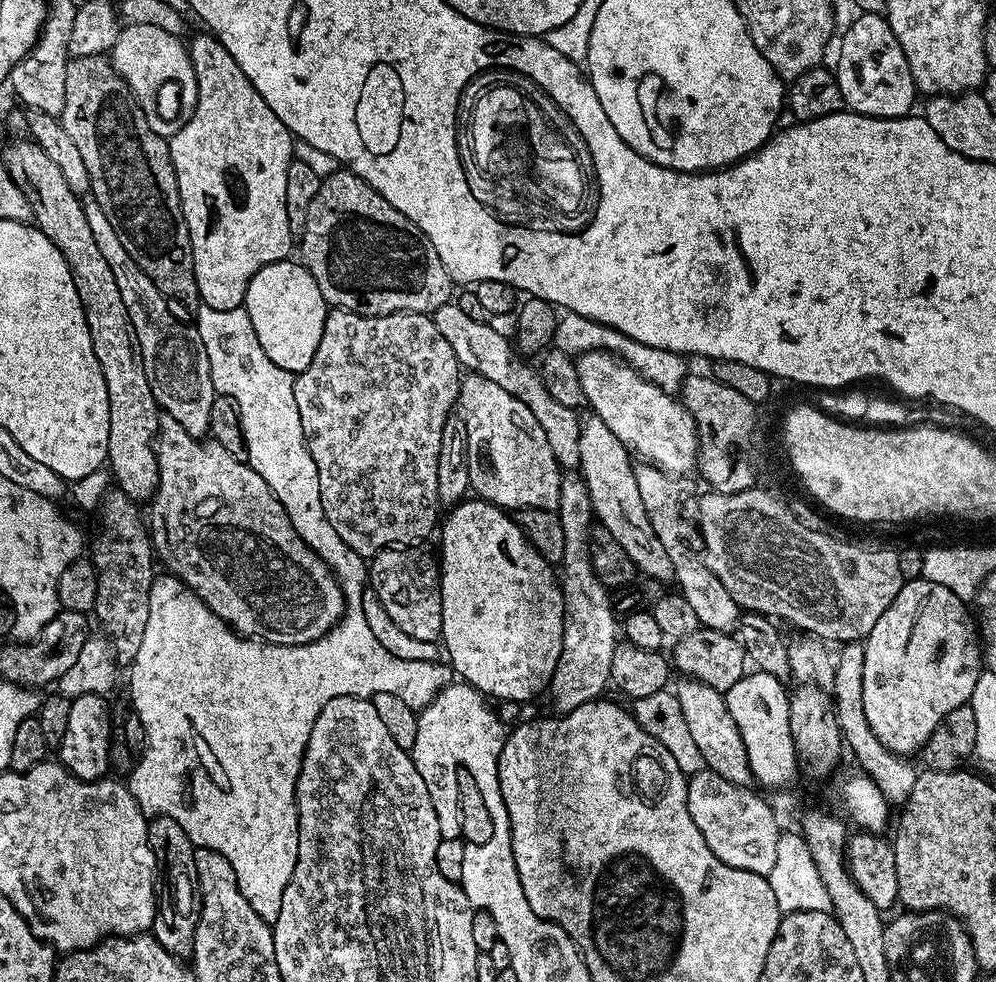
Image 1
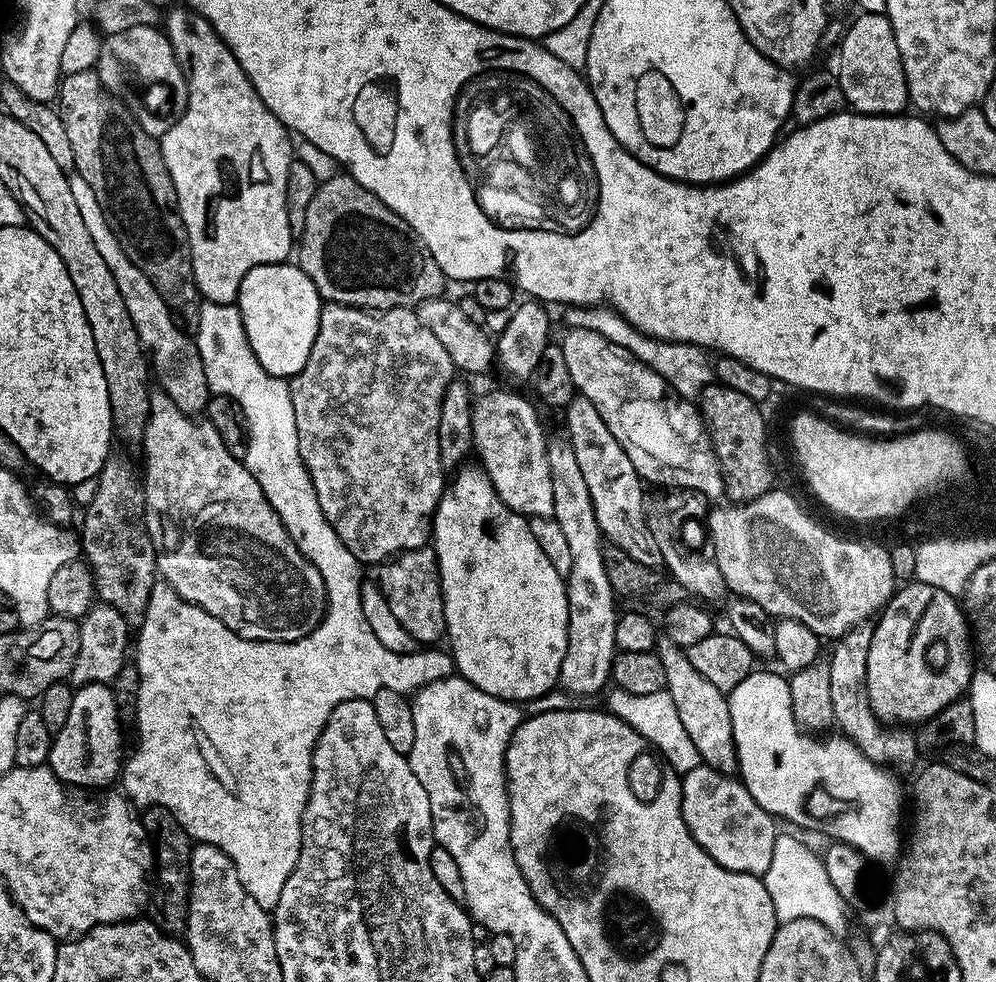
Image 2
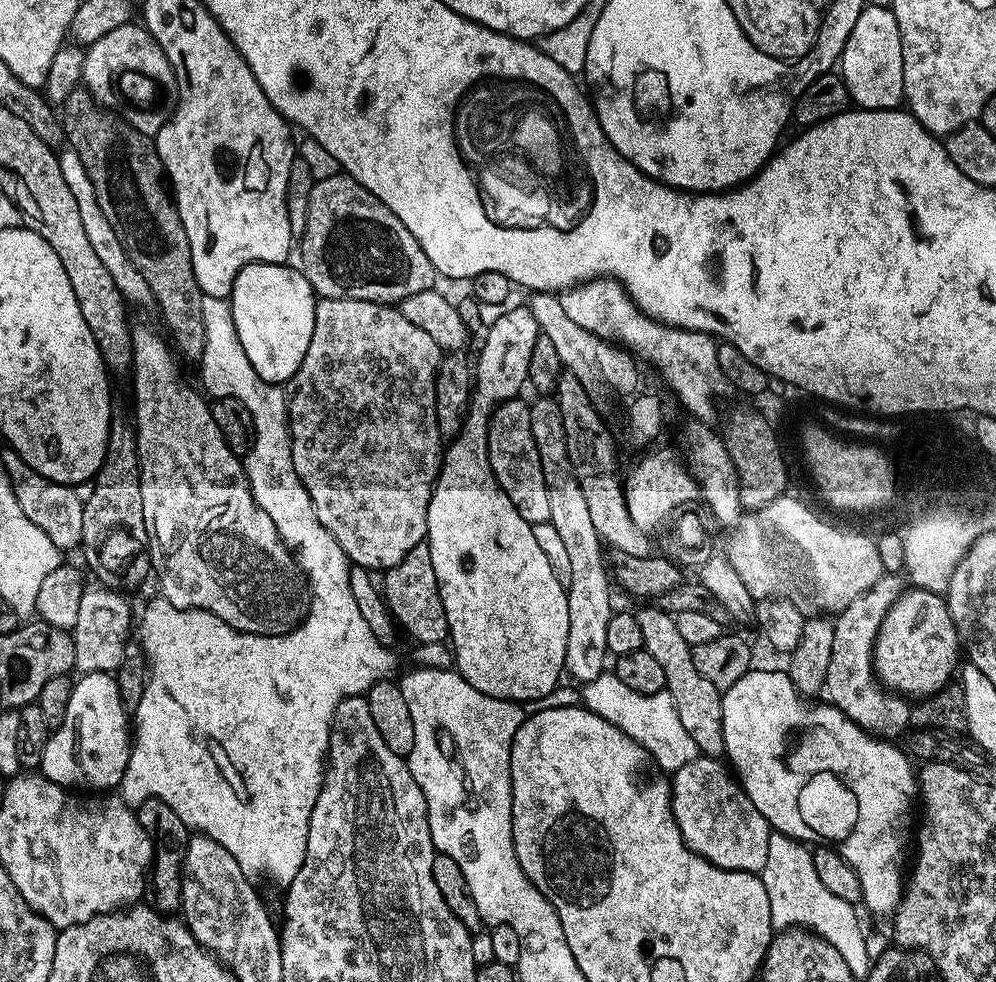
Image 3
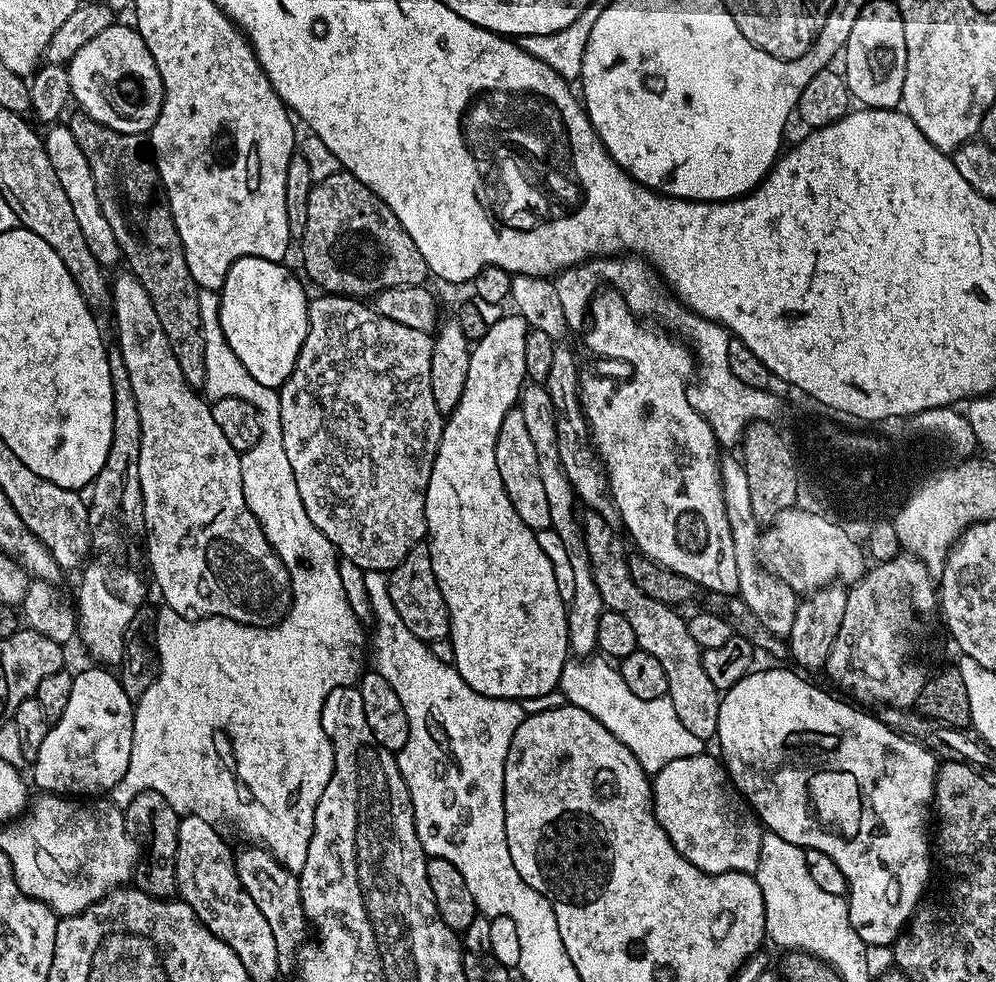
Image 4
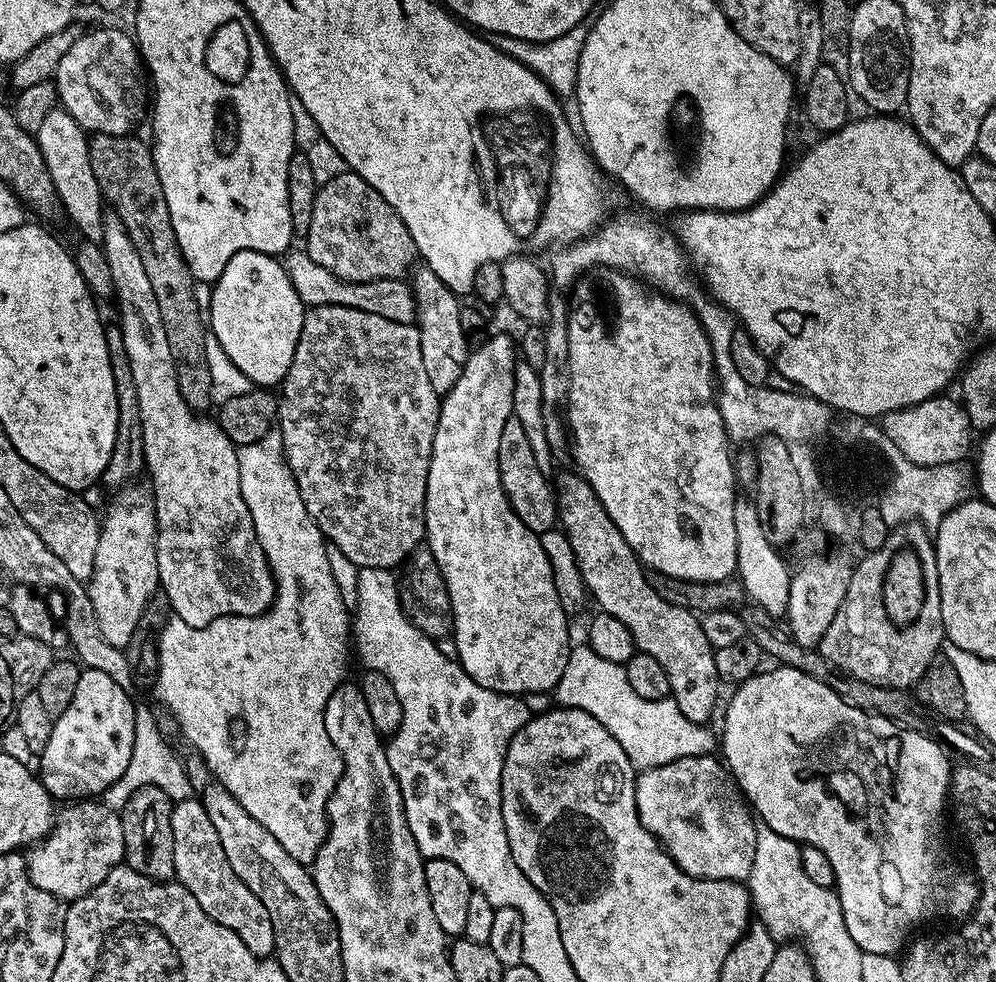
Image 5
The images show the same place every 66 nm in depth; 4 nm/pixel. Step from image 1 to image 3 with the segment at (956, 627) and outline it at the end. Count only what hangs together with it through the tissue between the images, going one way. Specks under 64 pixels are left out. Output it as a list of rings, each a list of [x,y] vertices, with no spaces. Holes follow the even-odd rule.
[[[913,586],[902,592],[876,635],[873,667],[877,680],[889,692],[905,698],[927,698],[953,683],[961,664],[960,635],[950,618],[947,599]]]

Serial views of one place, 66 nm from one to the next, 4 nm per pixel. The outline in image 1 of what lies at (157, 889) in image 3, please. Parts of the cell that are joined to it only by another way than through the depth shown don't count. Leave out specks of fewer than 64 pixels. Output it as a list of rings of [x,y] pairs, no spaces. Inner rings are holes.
[[[154,816],[148,820],[148,841],[158,869],[158,899],[156,917],[150,932],[165,950],[177,958],[191,957],[194,950],[194,932],[200,917],[200,887],[198,866],[194,866],[197,847],[192,839],[169,816]]]

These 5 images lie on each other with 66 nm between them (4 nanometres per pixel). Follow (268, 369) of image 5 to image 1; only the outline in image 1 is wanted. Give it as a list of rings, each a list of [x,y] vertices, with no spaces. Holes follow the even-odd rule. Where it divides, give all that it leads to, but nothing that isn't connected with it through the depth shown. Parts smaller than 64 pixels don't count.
[[[289,258],[274,262],[270,266],[262,266],[262,270],[258,270],[254,278],[250,278],[250,286],[246,290],[242,306],[250,314],[250,322],[254,322],[254,334],[258,334],[262,350],[266,350],[266,358],[270,358],[274,366],[282,366],[282,370],[293,374],[298,374],[306,370],[306,366],[310,366],[310,358],[314,358],[314,350],[318,350],[318,342],[322,342],[322,330],[330,306],[324,300],[322,290],[318,290],[318,282],[314,282],[303,263]]]

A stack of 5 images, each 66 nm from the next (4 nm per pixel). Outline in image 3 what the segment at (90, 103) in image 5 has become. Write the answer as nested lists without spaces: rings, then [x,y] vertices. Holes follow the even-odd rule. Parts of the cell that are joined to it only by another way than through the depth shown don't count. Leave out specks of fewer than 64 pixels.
[[[136,22],[118,26],[118,30],[98,38],[98,42],[87,45],[84,53],[82,84],[100,107],[108,109],[109,112],[115,112],[130,126],[134,126],[134,130],[151,137],[155,137],[156,132],[162,130],[165,122],[172,117],[172,111],[176,109],[176,99],[180,97],[176,75],[166,54],[162,54],[162,46],[154,42],[147,28]]]

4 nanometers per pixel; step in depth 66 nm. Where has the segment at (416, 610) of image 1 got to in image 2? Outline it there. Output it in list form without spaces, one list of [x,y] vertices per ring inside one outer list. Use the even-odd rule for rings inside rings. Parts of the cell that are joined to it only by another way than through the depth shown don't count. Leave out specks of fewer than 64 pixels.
[[[435,547],[412,548],[393,556],[379,569],[378,583],[390,610],[398,622],[410,632],[421,645],[432,646],[445,635],[444,599],[440,585],[440,567],[436,561]]]

